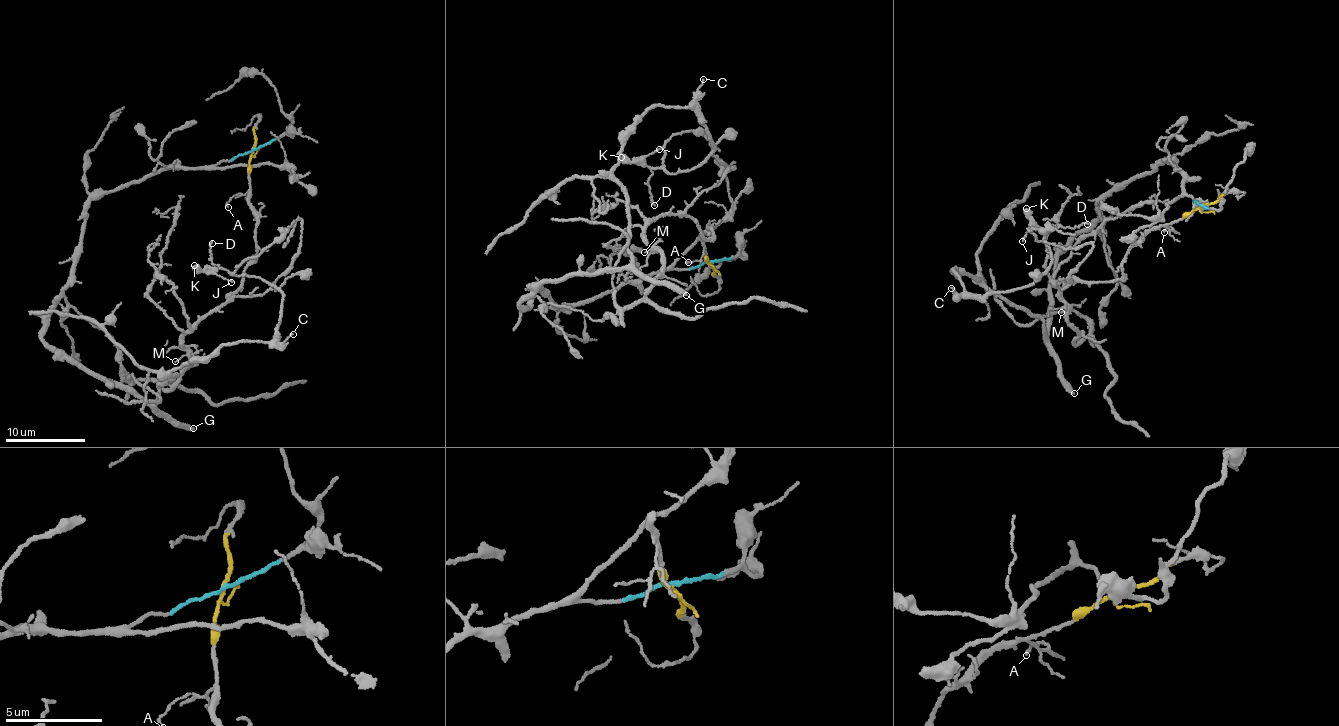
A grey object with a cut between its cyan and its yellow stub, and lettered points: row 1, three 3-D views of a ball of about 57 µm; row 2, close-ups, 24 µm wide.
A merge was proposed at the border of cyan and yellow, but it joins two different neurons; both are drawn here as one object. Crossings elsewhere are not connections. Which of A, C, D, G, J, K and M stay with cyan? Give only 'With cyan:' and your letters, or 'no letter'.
With cyan: C, D, G, J, K

